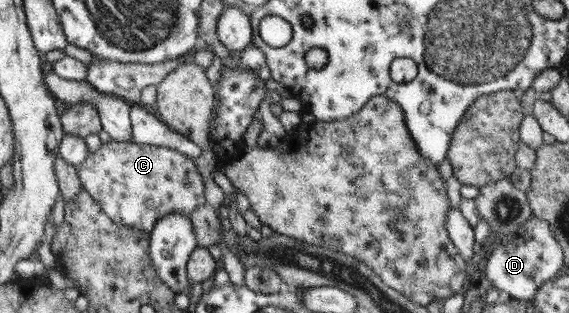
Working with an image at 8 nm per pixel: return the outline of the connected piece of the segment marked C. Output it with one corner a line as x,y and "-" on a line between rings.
108,141
101,143
95,152
89,153
76,168
80,187
99,204
101,210
115,223
149,233
156,220
165,214
189,215
197,206
203,205
204,192
201,176
193,160
173,148
150,144

